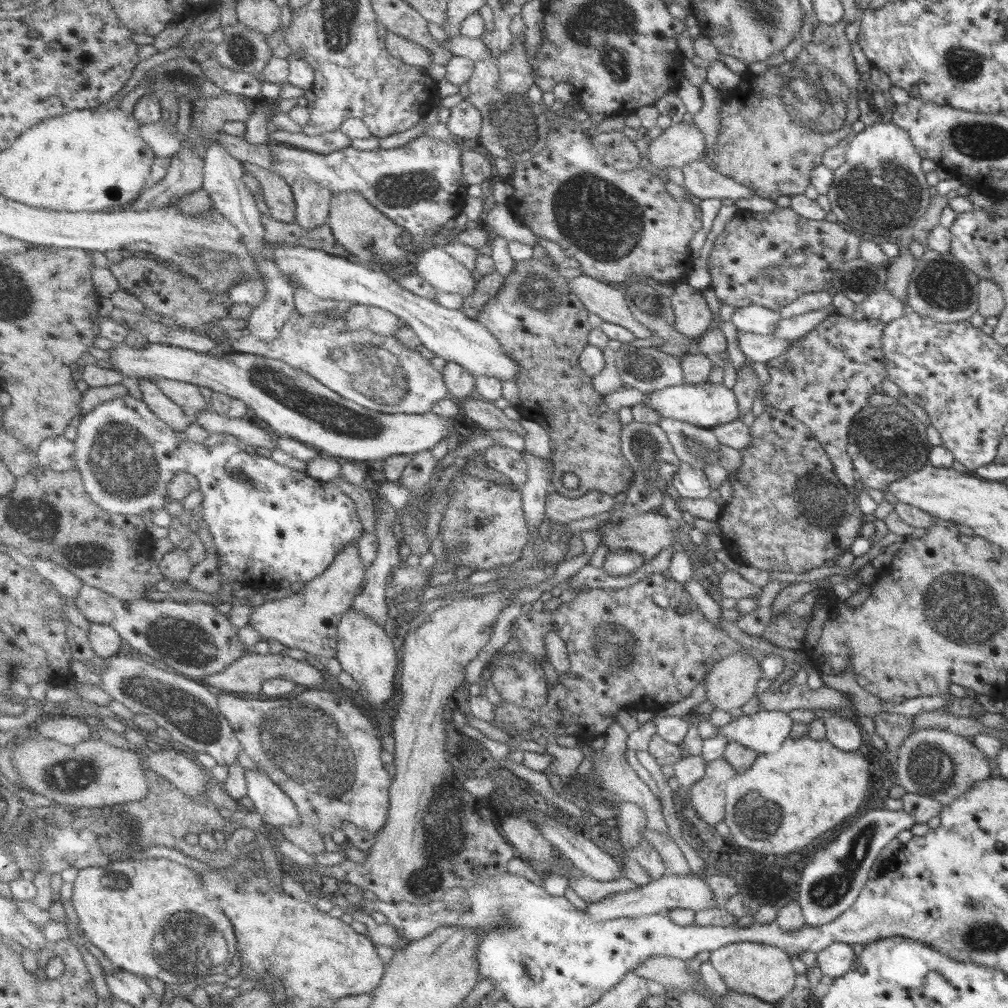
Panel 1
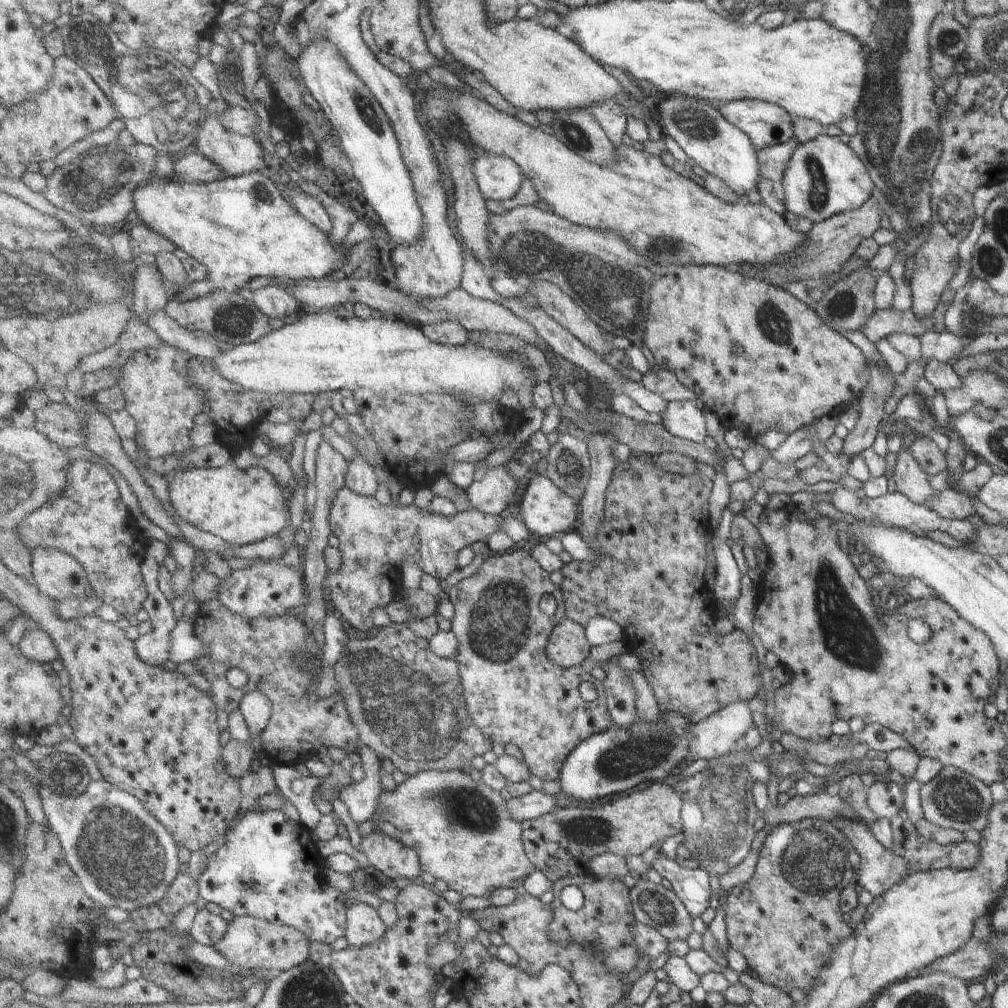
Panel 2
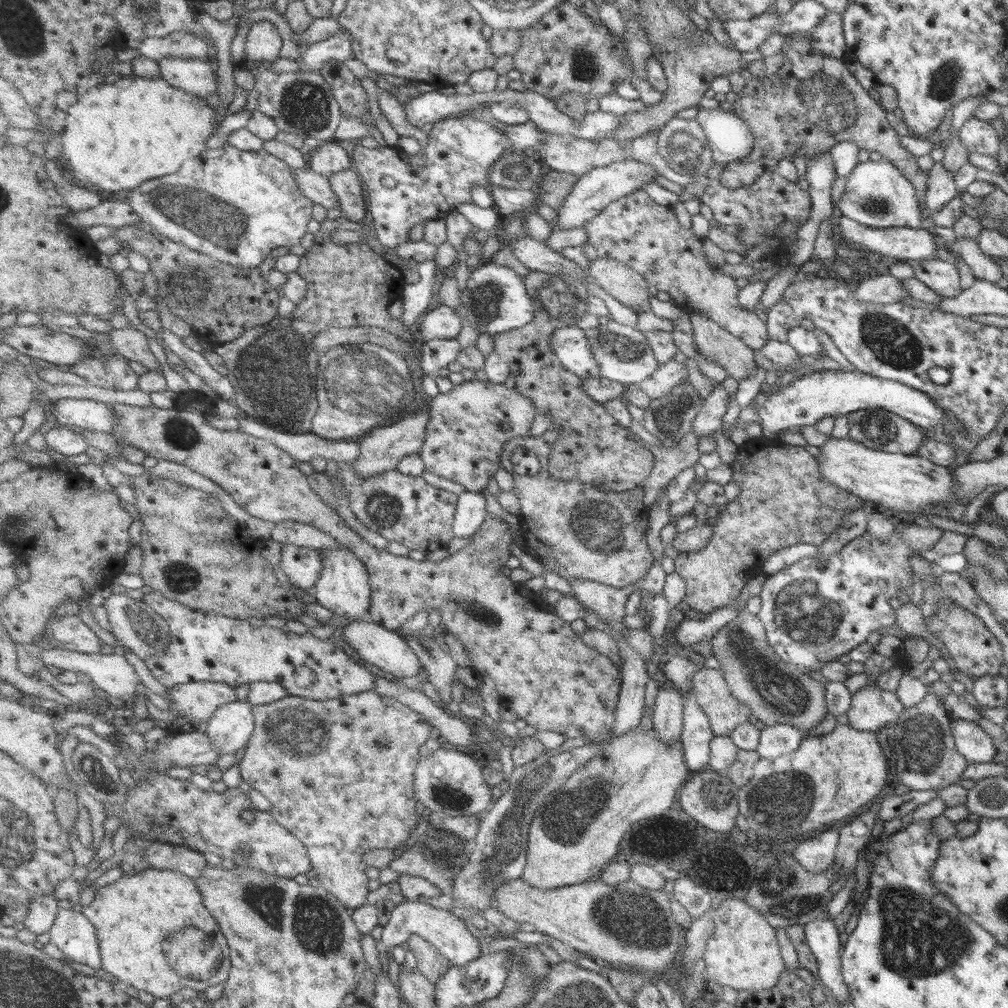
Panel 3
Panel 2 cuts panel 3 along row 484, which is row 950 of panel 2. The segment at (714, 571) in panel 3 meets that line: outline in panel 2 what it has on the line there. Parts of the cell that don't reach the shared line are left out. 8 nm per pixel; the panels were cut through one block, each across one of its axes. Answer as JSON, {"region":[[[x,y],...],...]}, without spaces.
{"region":[[[804,819],[793,823],[780,823],[772,826],[771,831],[766,836],[762,848],[759,850],[759,857],[750,880],[746,883],[738,884],[730,888],[727,896],[722,898],[725,906],[726,916],[730,916],[730,946],[737,950],[746,958],[747,965],[758,974],[758,978],[764,984],[775,986],[787,995],[792,988],[798,988],[804,993],[813,989],[817,979],[821,976],[821,970],[829,964],[831,954],[838,948],[838,945],[851,937],[852,928],[844,921],[841,906],[839,905],[839,896],[846,886],[855,884],[856,873],[854,872],[850,861],[848,861],[848,850],[851,848],[846,837],[830,821],[822,819]]]}

